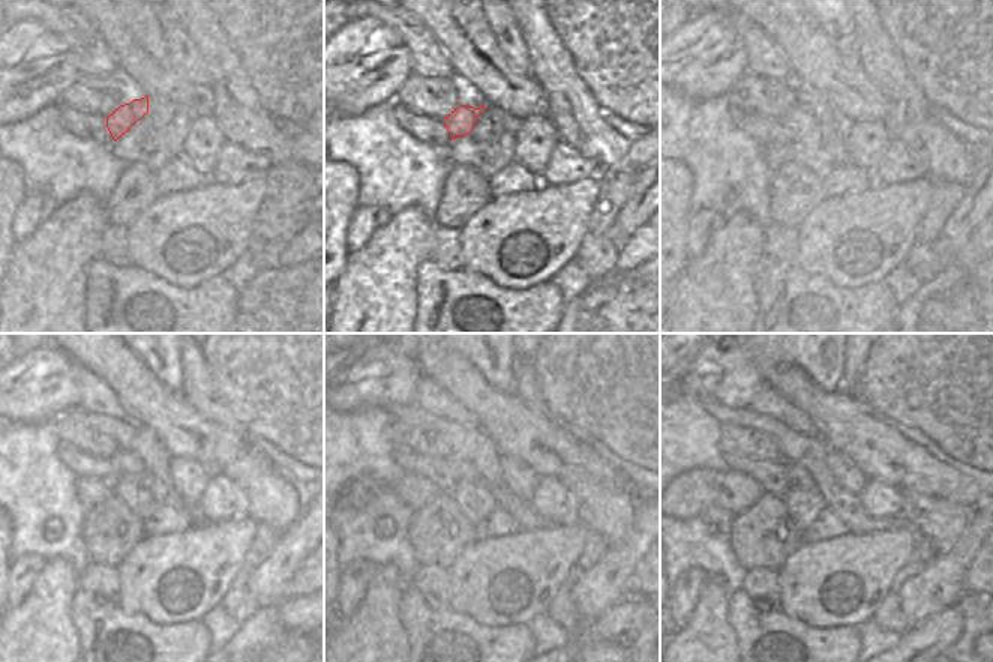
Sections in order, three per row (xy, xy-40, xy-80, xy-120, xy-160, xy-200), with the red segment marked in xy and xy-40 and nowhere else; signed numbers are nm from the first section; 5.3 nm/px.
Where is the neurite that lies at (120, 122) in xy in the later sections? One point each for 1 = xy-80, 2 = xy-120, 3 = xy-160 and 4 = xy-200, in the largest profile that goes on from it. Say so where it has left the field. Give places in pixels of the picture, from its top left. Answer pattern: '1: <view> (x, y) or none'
1: xy-80 (800, 120)
2: xy-120 (126, 464)
3: xy-160 (464, 472)
4: xy-200 (798, 478)

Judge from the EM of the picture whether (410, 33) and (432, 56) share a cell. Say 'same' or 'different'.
same

